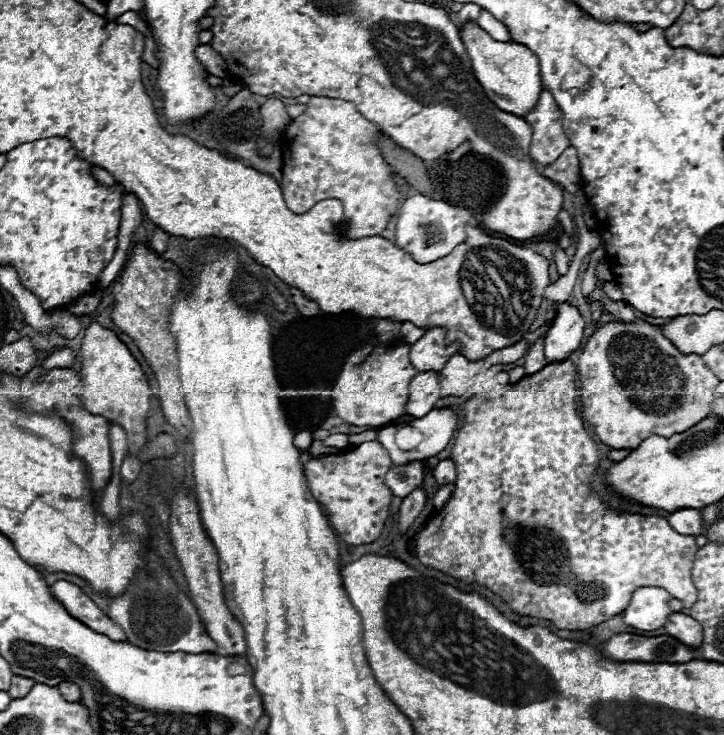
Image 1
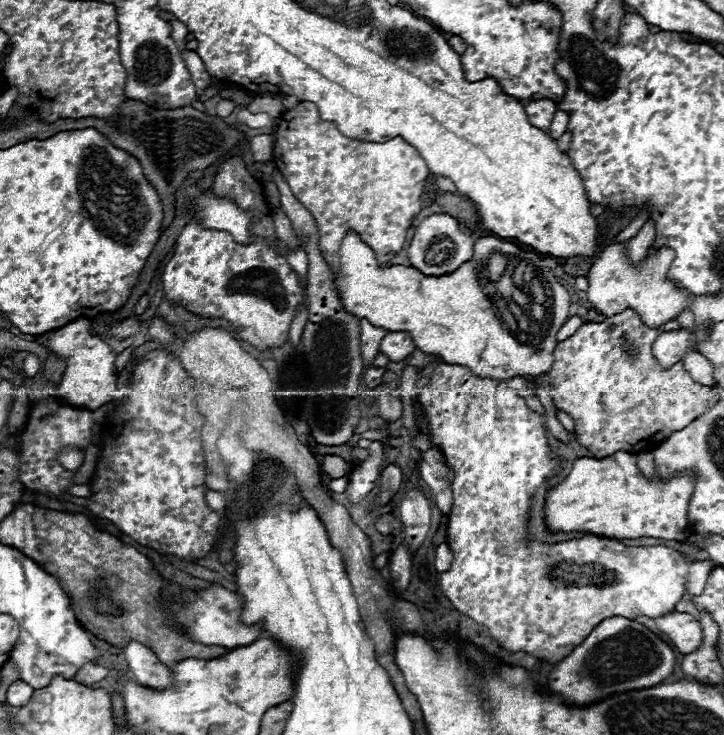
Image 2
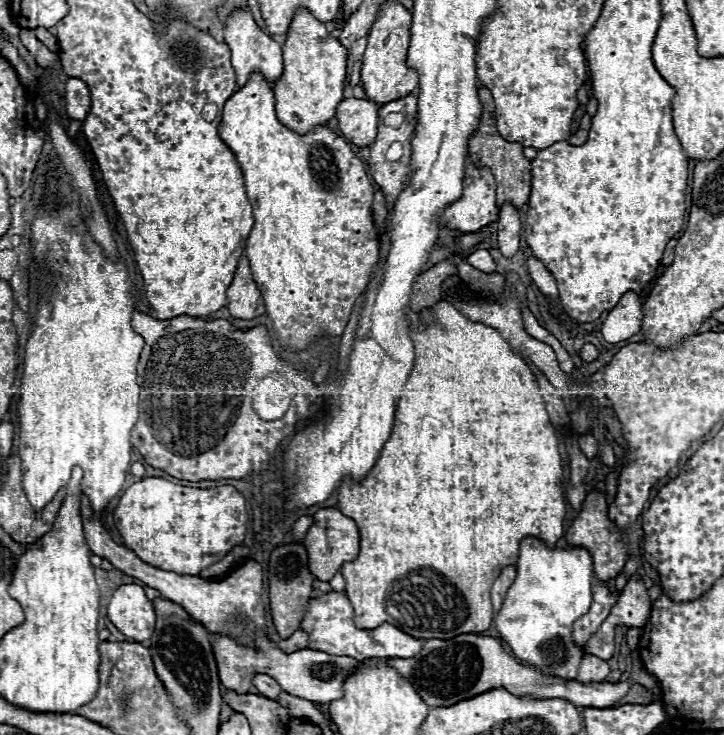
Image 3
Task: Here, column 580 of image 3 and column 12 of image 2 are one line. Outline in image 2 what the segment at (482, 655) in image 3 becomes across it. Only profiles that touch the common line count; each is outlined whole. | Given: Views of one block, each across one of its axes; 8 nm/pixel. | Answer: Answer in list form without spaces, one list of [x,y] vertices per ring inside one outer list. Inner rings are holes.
[[[16,680],[14,684],[10,684],[10,688],[6,692],[6,702],[10,706],[22,706],[22,704],[26,704],[30,700],[32,692],[34,692],[34,688],[30,684],[26,684],[22,680]]]

